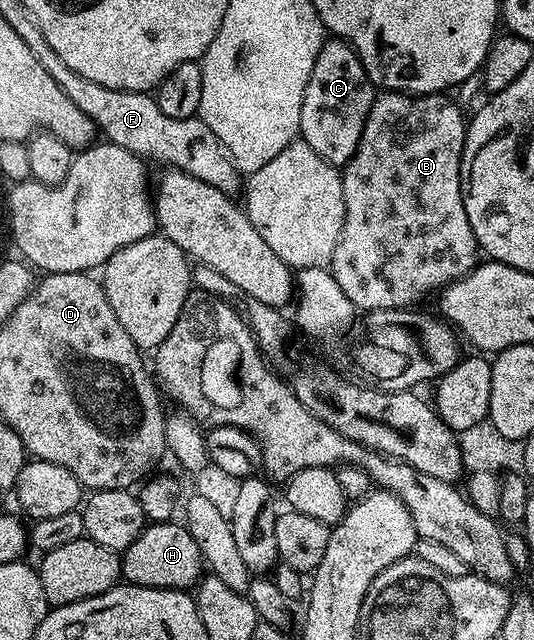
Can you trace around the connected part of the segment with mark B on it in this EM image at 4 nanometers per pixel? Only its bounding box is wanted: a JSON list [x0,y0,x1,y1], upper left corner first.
[329,91,480,313]

